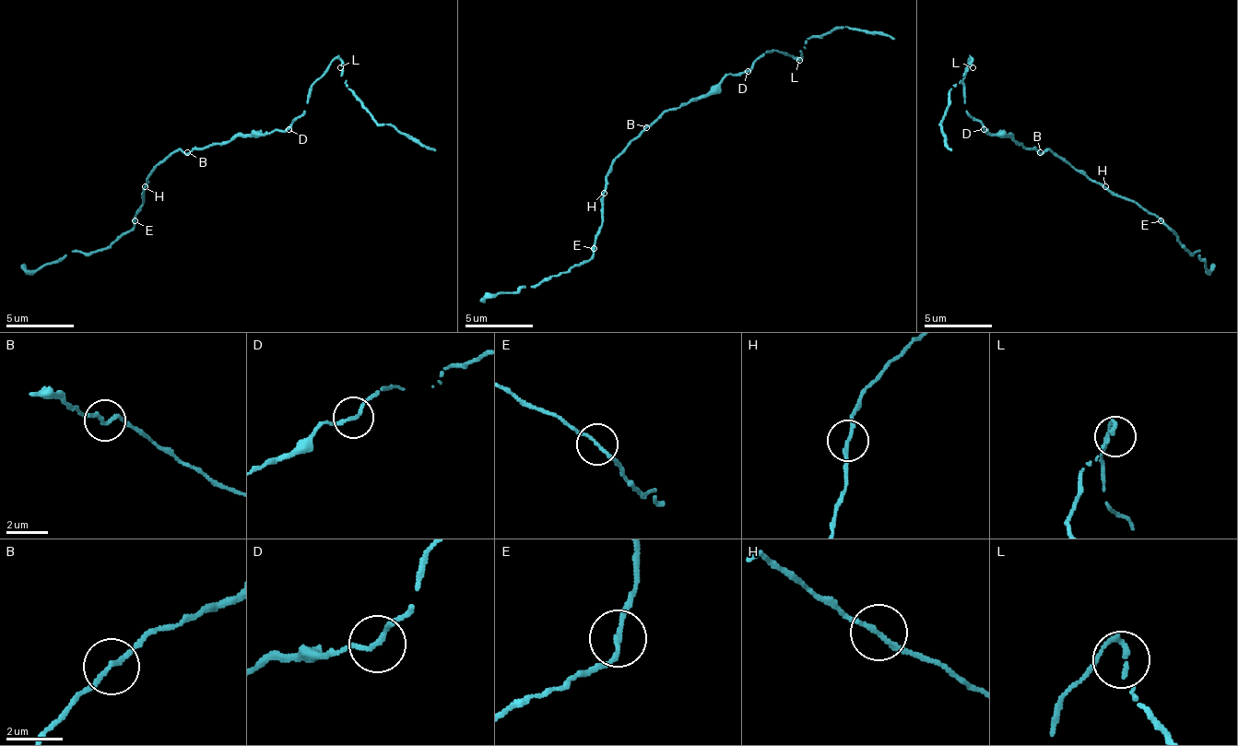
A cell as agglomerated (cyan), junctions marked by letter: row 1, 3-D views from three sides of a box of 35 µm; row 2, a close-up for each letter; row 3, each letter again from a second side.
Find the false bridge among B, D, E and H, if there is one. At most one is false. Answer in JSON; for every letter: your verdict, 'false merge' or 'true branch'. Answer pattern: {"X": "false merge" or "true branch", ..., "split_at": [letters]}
{"B": "true branch", "D": "true branch", "E": "true branch", "H": "true branch", "split_at": []}

